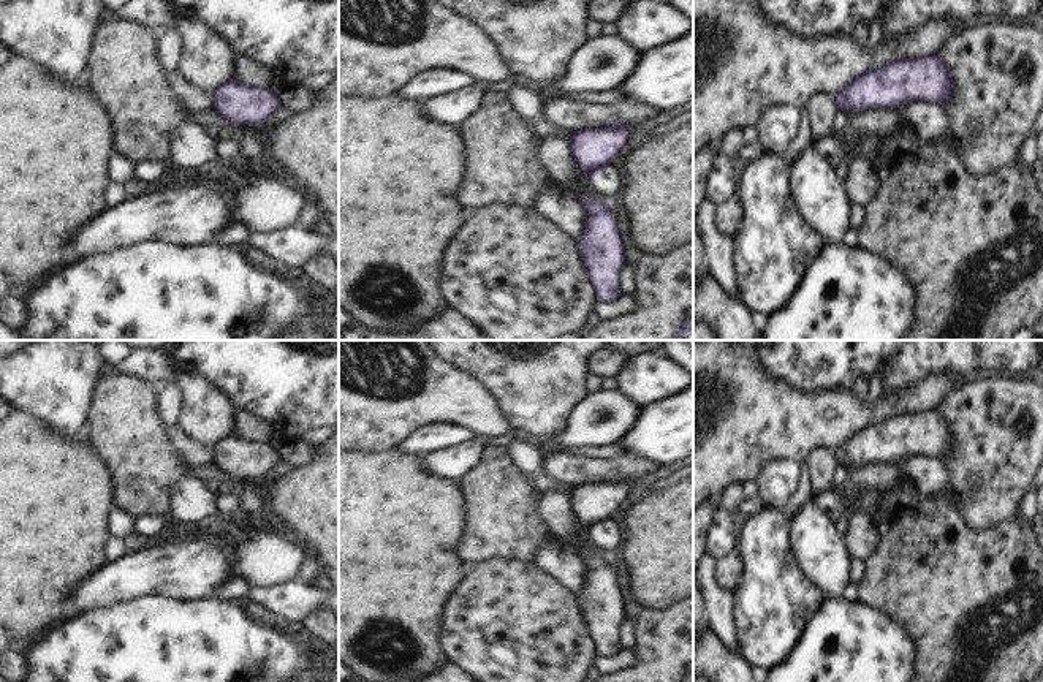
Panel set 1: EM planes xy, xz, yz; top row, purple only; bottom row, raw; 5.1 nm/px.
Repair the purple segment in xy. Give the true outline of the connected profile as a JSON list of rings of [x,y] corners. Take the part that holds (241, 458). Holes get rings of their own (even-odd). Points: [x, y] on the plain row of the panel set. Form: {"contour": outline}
{"contour": [[[226,435],[214,446],[214,464],[220,473],[237,479],[267,476],[271,467],[280,460],[271,441],[253,441],[241,435]]]}

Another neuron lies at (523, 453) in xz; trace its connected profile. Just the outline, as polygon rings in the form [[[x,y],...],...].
[[[513,434],[513,441],[506,449],[510,460],[529,478],[530,486],[543,492],[567,492],[570,494],[571,484],[552,479],[544,473],[543,457],[530,438],[521,434]]]

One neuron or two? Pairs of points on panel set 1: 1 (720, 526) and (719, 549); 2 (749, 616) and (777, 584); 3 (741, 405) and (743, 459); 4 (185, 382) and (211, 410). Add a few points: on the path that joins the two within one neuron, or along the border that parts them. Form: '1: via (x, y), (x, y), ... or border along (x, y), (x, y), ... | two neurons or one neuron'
1: via (720, 532), (719, 543) | one neuron
2: via (757, 608), (773, 592) | one neuron
3: via (741, 418), (741, 447) | one neuron
4: via (192, 388), (204, 404) | one neuron

